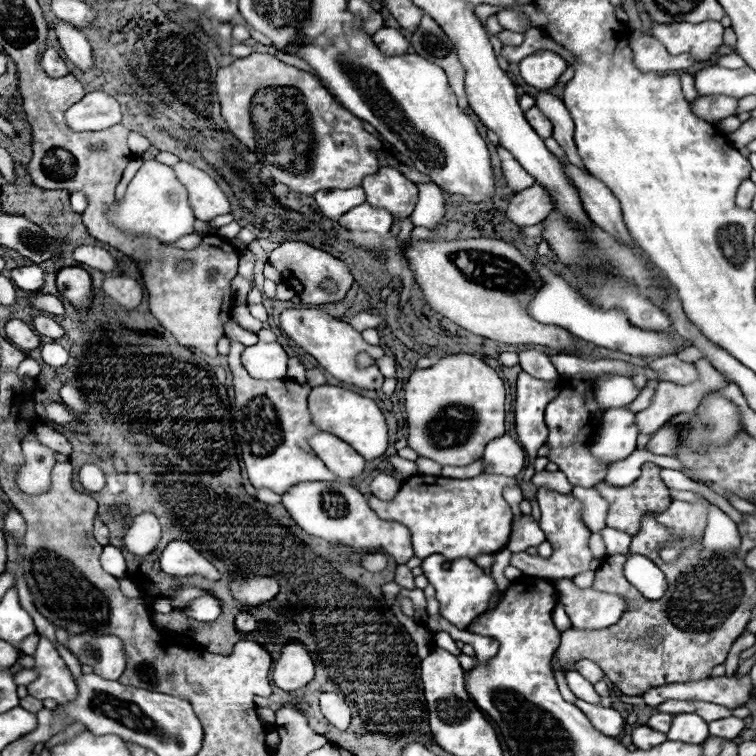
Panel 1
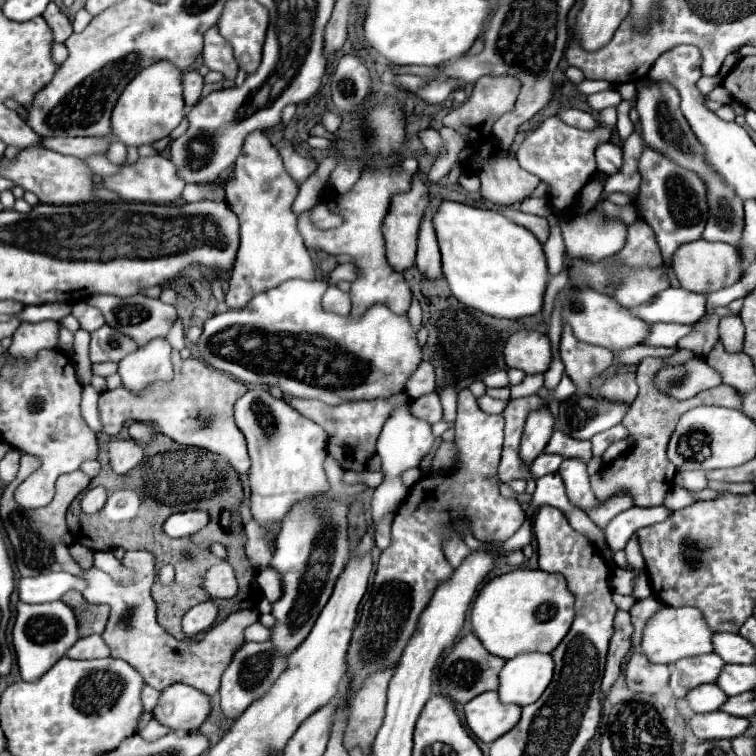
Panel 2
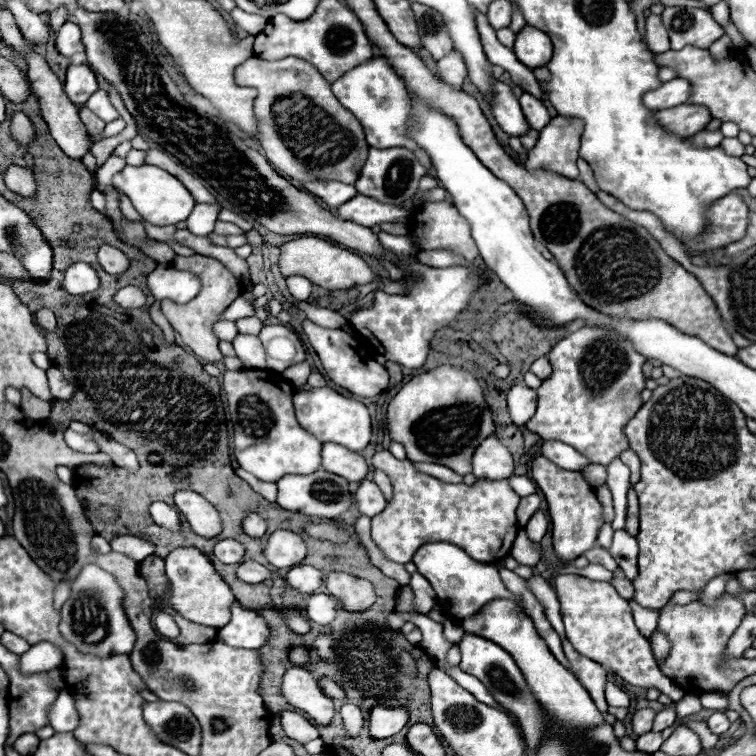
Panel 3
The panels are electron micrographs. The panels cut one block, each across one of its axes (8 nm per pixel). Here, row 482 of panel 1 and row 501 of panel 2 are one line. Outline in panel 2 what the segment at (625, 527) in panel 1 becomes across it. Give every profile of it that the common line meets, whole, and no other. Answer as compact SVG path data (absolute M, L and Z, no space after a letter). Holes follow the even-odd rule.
M678 350L672 358L644 358L638 366L638 386L640 392L630 408L630 412L624 418L624 426L628 428L630 436L634 438L634 446L628 448L622 456L618 456L614 462L606 464L600 472L590 476L592 482L592 492L596 494L596 500L600 504L604 504L606 500L610 500L612 496L624 492L632 498L634 506L640 508L650 508L650 506L662 506L666 494L672 488L672 480L674 480L674 466L668 462L666 456L666 446L668 446L668 438L672 434L672 426L676 426L676 418L680 418L680 414L684 414L686 410L700 406L700 404L708 404L708 406L726 406L726 408L740 408L742 406L742 396L732 390L730 386L722 384L718 388L712 390L704 390L710 392L710 398L690 398L690 400L674 400L668 398L666 394L654 390L654 374L656 370L660 370L666 362L668 364L682 364L688 358L692 358L694 354L690 350Z

